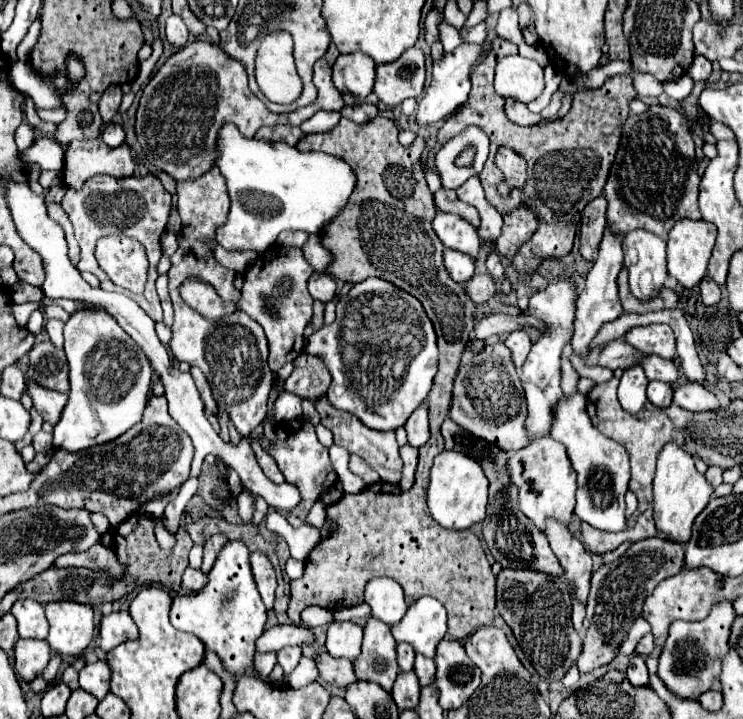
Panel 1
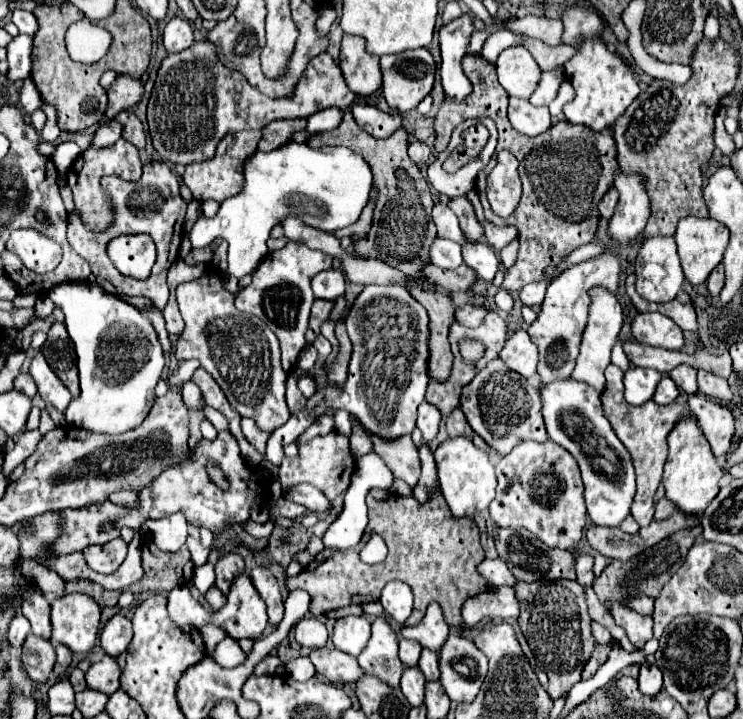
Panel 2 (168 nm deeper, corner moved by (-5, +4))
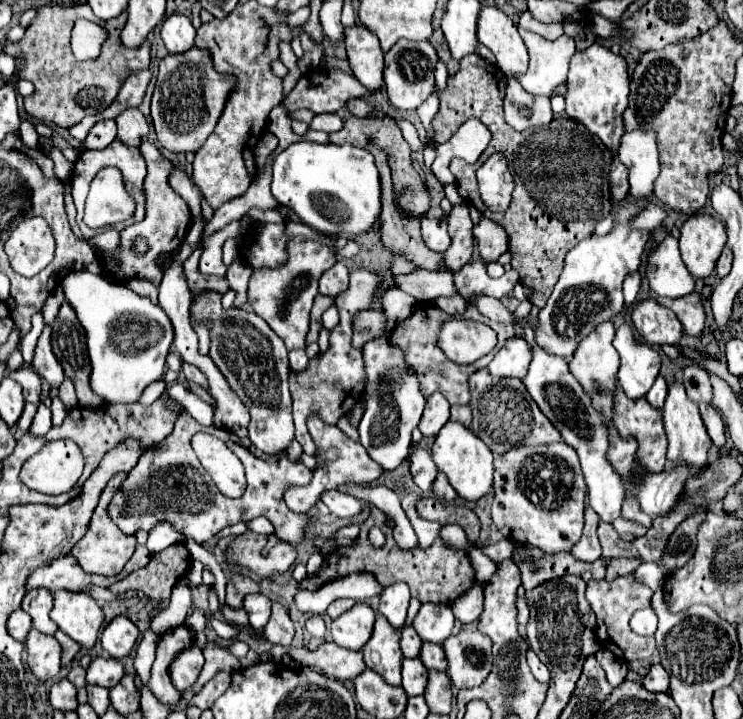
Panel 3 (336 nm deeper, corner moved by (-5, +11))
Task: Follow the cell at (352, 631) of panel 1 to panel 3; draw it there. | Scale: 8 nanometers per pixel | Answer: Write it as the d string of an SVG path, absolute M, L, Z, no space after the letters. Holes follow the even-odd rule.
M356 603L350 611L342 613L338 619L332 621L334 643L352 651L360 651L372 635L374 617L376 613L370 605Z

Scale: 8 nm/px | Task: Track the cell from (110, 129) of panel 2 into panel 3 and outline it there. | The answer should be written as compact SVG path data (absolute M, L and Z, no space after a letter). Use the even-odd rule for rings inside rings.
M108 119L108 121L98 121L98 123L90 129L84 145L86 145L88 149L104 149L104 147L108 147L114 139L116 139L116 121L110 121L110 119Z

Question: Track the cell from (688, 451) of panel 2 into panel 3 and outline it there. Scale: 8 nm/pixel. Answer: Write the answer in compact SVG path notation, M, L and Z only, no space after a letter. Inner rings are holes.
M676 381L668 387L662 417L664 417L666 437L668 437L668 461L672 461L672 463L682 463L684 461L686 465L690 465L694 469L694 473L698 469L702 469L702 465L708 463L708 449L712 447L712 441L710 441L710 437L706 437L706 427L702 425L698 405L688 399L686 389L684 389L682 383Z

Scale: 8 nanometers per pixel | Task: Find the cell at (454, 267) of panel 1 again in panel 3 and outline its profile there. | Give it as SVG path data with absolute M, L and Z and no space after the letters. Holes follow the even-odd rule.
M422 217L420 219L420 231L422 231L422 239L426 243L426 247L430 247L432 251L444 253L450 247L450 235L446 229L446 219L428 219Z

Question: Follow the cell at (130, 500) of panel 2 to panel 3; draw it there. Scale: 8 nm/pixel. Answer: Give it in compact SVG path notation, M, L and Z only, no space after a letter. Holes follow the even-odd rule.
M118 473L118 477L112 477L106 485L106 489L102 491L100 495L100 503L90 519L90 525L84 533L84 537L70 549L70 553L76 557L76 561L80 563L80 567L86 571L86 573L96 573L96 575L106 575L106 577L116 577L122 573L124 565L128 563L128 559L132 557L134 549L136 549L136 537L134 535L126 535L118 529L118 525L112 523L112 519L108 517L106 513L106 507L110 505L114 493L122 487L126 479L126 473Z

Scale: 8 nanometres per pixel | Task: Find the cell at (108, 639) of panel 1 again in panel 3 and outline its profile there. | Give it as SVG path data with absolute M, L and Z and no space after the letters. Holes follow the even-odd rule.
M118 615L116 619L112 619L108 623L108 627L102 631L100 635L100 643L104 647L104 651L114 657L114 659L124 659L132 653L134 643L138 641L138 627L126 617L126 615Z

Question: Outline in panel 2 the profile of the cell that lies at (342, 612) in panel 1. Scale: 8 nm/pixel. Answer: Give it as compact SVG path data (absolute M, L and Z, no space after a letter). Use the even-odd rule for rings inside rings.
M430 604L424 618L416 626L402 626L400 636L408 640L420 642L424 648L438 652L440 646L448 638L448 624L444 620L442 608L438 604Z

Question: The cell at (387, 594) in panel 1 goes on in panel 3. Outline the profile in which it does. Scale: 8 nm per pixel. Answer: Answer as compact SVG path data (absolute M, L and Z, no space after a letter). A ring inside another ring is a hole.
M394 583L390 587L386 587L380 593L380 615L384 615L388 619L388 623L396 629L404 627L406 621L406 609L408 609L408 601L410 601L410 591L408 585L402 583Z

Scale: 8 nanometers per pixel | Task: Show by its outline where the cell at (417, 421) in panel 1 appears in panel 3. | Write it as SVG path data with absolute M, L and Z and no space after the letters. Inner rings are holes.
M434 393L426 399L426 409L418 429L422 431L424 437L434 437L448 423L448 419L450 419L450 403L446 401L444 395Z

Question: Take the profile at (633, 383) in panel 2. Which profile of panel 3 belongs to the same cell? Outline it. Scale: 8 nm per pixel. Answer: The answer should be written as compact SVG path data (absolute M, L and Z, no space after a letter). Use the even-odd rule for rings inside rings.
M624 323L616 331L614 347L620 355L618 381L630 399L644 397L660 371L660 355L648 343L636 339L632 325Z

